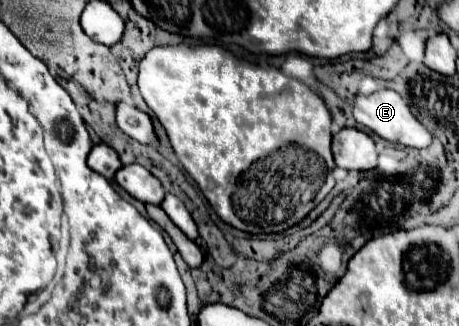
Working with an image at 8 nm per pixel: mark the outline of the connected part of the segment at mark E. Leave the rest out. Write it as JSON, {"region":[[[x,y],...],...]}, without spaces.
{"region":[[[377,90],[367,96],[355,96],[353,116],[361,126],[369,128],[383,140],[399,142],[409,148],[425,148],[431,144],[431,134],[419,124],[419,120],[415,118],[415,114],[409,108],[409,102],[403,100],[395,90]]]}

